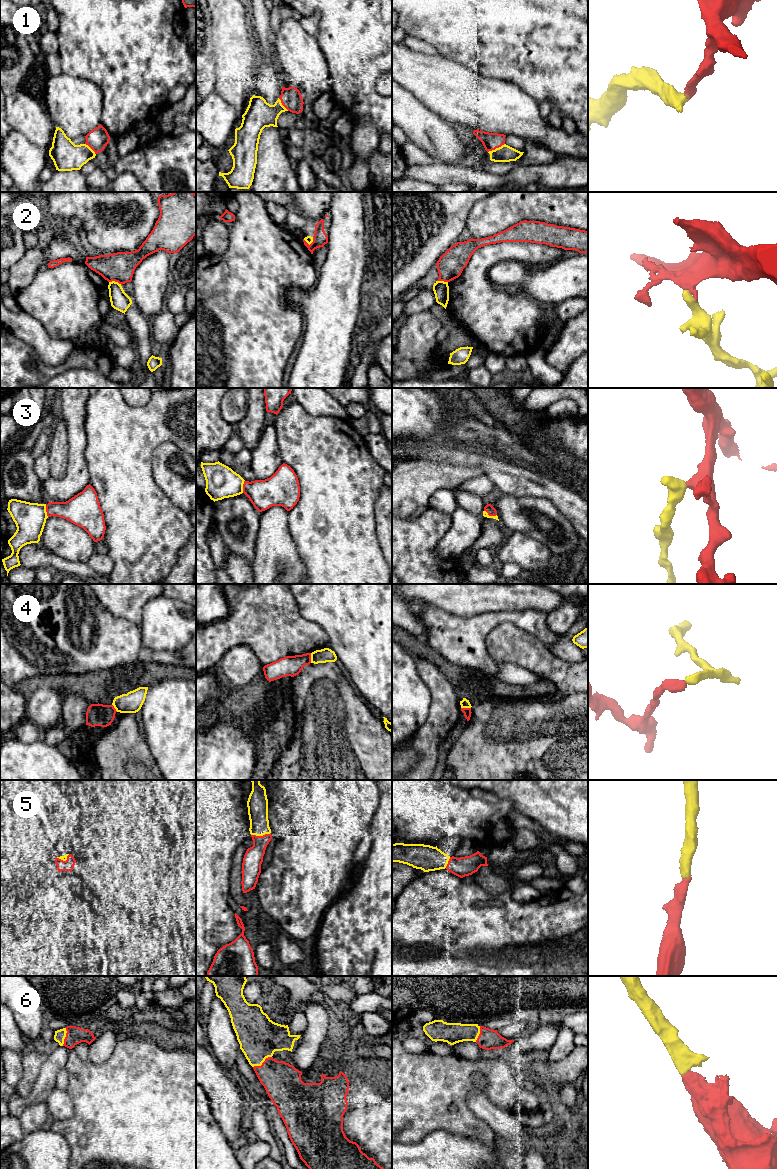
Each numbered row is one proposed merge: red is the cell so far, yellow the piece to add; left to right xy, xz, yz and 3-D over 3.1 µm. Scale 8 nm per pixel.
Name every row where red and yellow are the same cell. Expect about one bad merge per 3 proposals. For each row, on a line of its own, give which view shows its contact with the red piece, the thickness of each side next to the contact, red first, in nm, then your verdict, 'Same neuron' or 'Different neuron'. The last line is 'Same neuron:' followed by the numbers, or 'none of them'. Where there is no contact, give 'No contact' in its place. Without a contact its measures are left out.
1: Touches red in yz. Thickness 140 nm (red) against 140 nm. Same neuron
2: Touches red in xy. Thickness 240 nm (red) against 150 nm. Different neuron
3: Touches red in xz. Thickness 240 nm (red) against 260 nm. Same neuron
4: Touches red in xz. Thickness 160 nm (red) against 110 nm. Different neuron
5: Touches red in xz. Thickness 160 nm (red) against 160 nm. Same neuron
6: Touches red in xz. Thickness 300 nm (red) against 340 nm. Same neuron
Same neuron: 1, 3, 5, 6

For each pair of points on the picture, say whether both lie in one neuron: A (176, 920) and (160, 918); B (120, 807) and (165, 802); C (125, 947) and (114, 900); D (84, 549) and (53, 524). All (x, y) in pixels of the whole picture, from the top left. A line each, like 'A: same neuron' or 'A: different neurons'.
A: same neuron
B: different neurons
C: different neurons
D: same neuron

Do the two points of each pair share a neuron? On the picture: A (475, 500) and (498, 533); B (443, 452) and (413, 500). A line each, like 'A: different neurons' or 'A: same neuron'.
A: same neuron
B: different neurons

